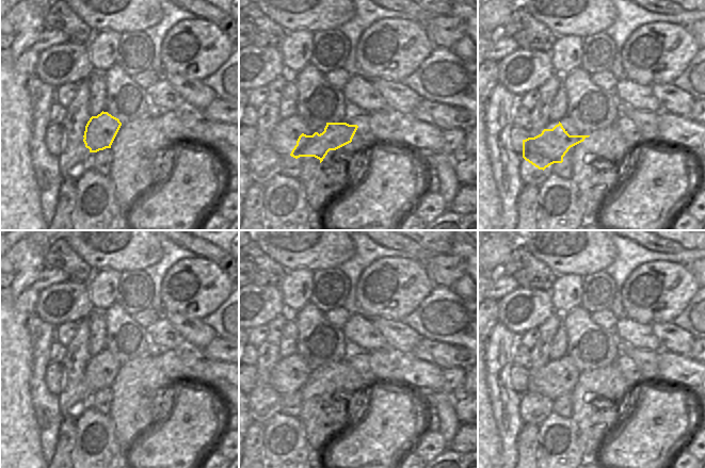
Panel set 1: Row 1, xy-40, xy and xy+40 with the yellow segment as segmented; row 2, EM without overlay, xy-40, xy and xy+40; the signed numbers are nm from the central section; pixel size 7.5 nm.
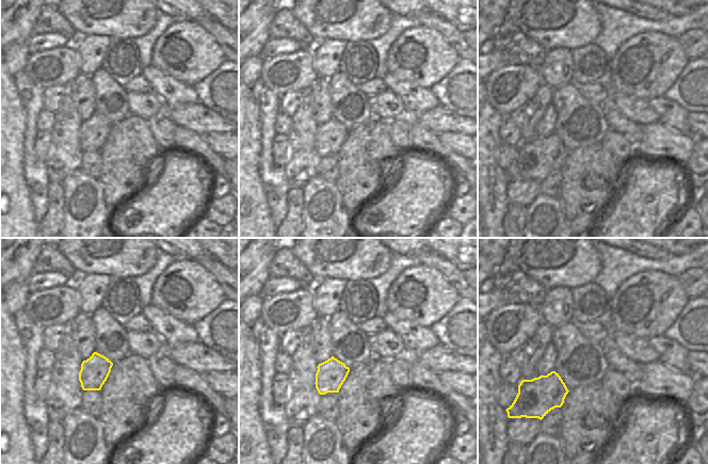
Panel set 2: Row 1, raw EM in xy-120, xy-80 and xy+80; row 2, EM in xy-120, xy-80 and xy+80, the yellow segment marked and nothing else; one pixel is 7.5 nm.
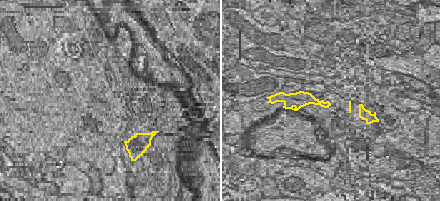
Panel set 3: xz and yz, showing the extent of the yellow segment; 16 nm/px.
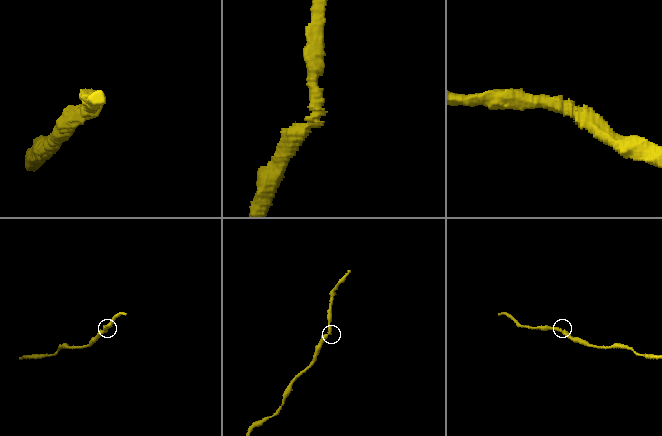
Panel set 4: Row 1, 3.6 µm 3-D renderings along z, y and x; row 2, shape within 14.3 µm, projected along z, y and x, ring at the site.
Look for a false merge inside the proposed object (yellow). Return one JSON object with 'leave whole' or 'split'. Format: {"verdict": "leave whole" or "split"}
{"verdict": "leave whole"}

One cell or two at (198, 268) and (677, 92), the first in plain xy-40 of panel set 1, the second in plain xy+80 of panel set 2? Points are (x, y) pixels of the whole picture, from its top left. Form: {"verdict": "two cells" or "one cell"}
{"verdict": "two cells"}

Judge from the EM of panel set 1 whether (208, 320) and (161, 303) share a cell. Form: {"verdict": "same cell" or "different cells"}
{"verdict": "different cells"}

